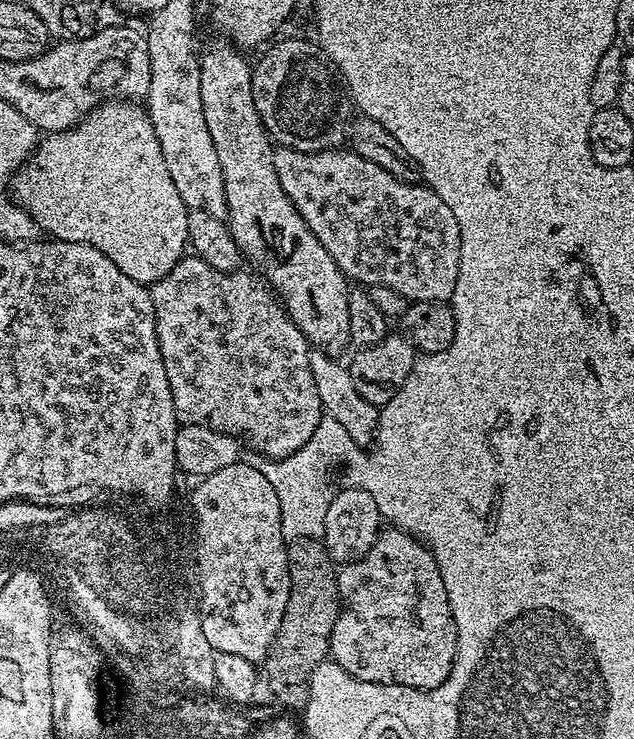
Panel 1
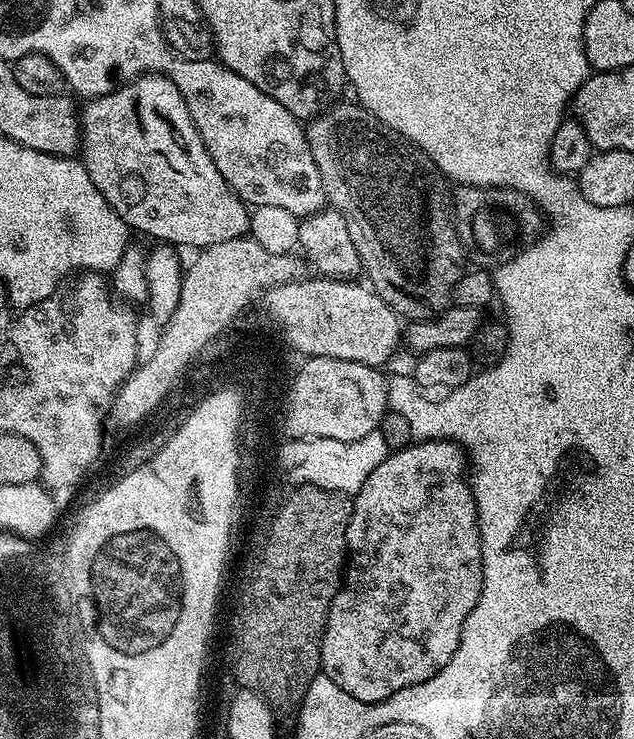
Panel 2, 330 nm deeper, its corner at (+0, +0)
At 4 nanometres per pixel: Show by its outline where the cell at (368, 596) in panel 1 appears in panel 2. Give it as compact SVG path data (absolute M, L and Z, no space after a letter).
M421 440L389 451L387 458L378 466L374 466L370 478L366 478L365 485L354 494L354 499L351 501L352 513L348 519L346 571L342 577L342 587L328 611L328 621L324 627L324 637L320 647L320 667L323 675L330 677L339 688L346 690L346 694L352 695L354 699L368 704L388 700L406 686L414 686L418 682L426 682L434 678L434 674L442 671L446 662L454 658L454 650L458 650L458 642L462 638L462 626L470 610L474 610L478 602L484 577L480 527L476 521L476 503L465 472L466 453L459 444L450 440Z

